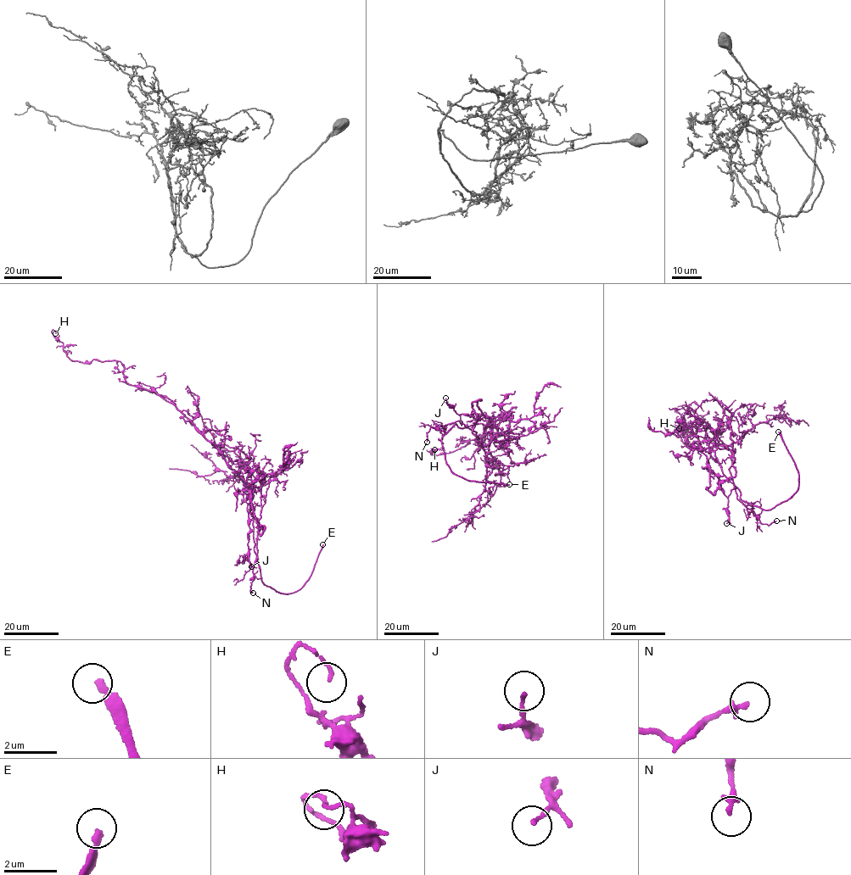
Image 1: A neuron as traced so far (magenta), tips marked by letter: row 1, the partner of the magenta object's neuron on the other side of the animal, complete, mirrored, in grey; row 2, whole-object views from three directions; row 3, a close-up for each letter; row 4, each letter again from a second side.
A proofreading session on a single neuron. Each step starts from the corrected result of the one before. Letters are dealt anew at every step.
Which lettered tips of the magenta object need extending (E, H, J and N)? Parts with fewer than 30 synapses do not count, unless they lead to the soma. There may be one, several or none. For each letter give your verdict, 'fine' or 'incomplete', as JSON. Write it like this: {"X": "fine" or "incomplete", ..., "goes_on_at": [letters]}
{"E": "incomplete", "H": "fine", "J": "fine", "N": "fine", "goes_on_at": ["E"]}

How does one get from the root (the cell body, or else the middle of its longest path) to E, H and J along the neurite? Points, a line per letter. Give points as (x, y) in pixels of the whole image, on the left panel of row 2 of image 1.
E: (224, 457), (253, 495), (254, 551), (267, 587), (287, 594), (301, 587), (322, 544)
H: (224, 457), (177, 408), (153, 392), (127, 383), (122, 364), (71, 360), (55, 333)
J: (224, 457), (247, 487), (260, 492), (251, 485), (247, 489), (250, 499), (247, 509), (251, 566)

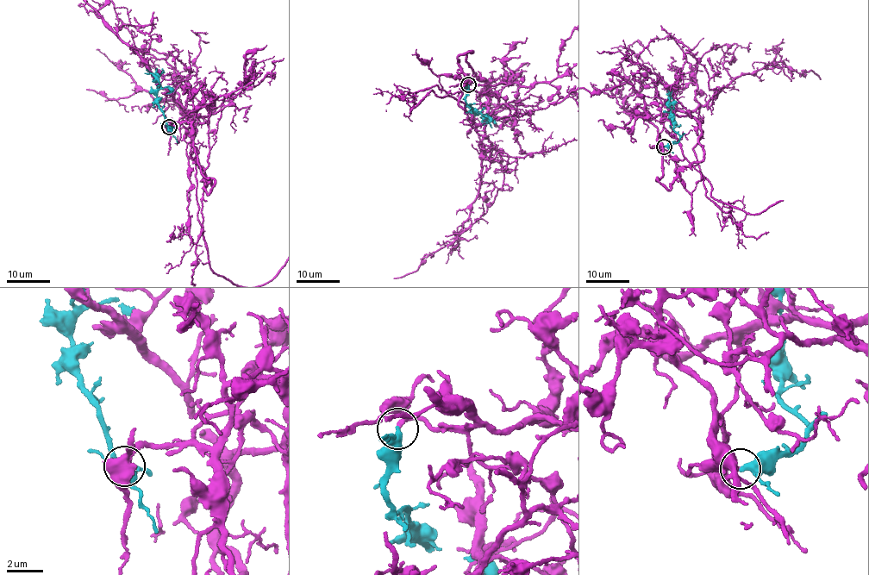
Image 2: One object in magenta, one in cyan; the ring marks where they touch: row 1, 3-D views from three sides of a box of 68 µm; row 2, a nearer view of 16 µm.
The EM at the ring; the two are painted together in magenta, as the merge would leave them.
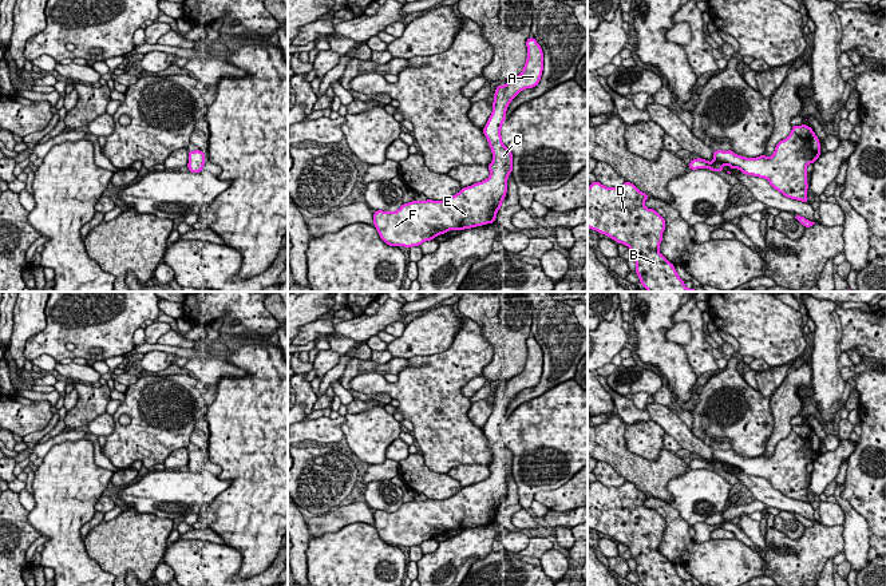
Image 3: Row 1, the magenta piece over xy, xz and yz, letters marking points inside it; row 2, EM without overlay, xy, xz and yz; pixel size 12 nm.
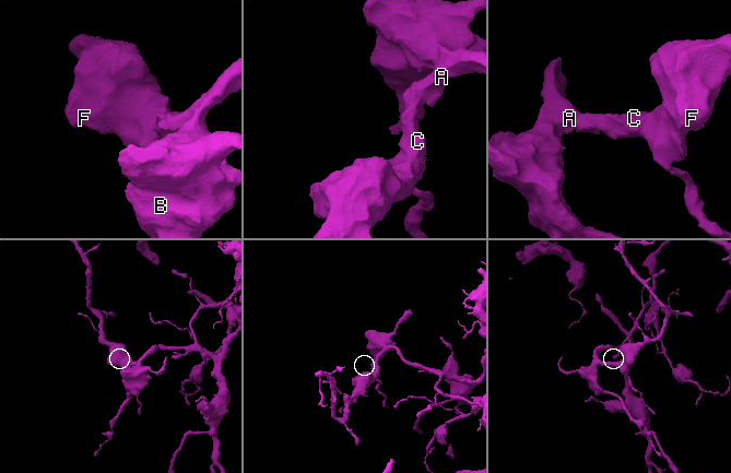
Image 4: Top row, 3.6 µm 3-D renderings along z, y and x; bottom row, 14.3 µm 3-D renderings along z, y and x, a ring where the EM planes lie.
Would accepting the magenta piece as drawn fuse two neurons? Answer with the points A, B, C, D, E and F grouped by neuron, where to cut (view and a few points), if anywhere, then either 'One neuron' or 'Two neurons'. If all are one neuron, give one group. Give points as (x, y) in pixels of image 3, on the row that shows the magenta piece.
Groups: A B C D E F. No split. One neuron

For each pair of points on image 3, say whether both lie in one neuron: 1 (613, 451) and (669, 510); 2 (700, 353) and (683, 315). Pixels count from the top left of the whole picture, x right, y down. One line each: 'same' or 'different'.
1: different
2: same

